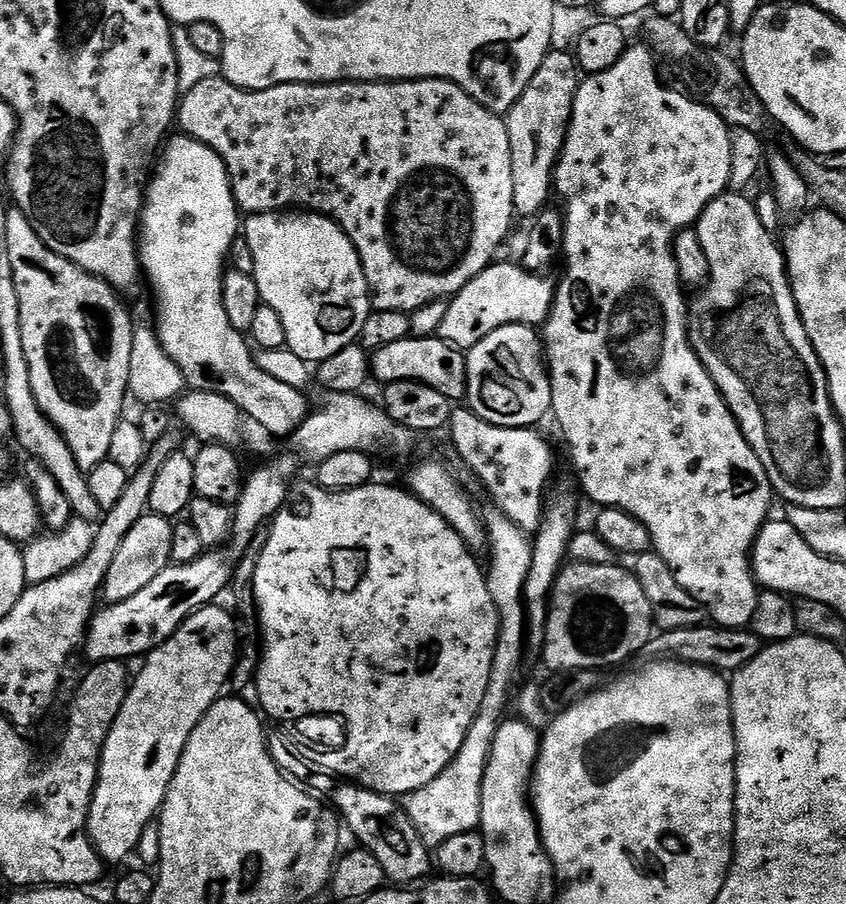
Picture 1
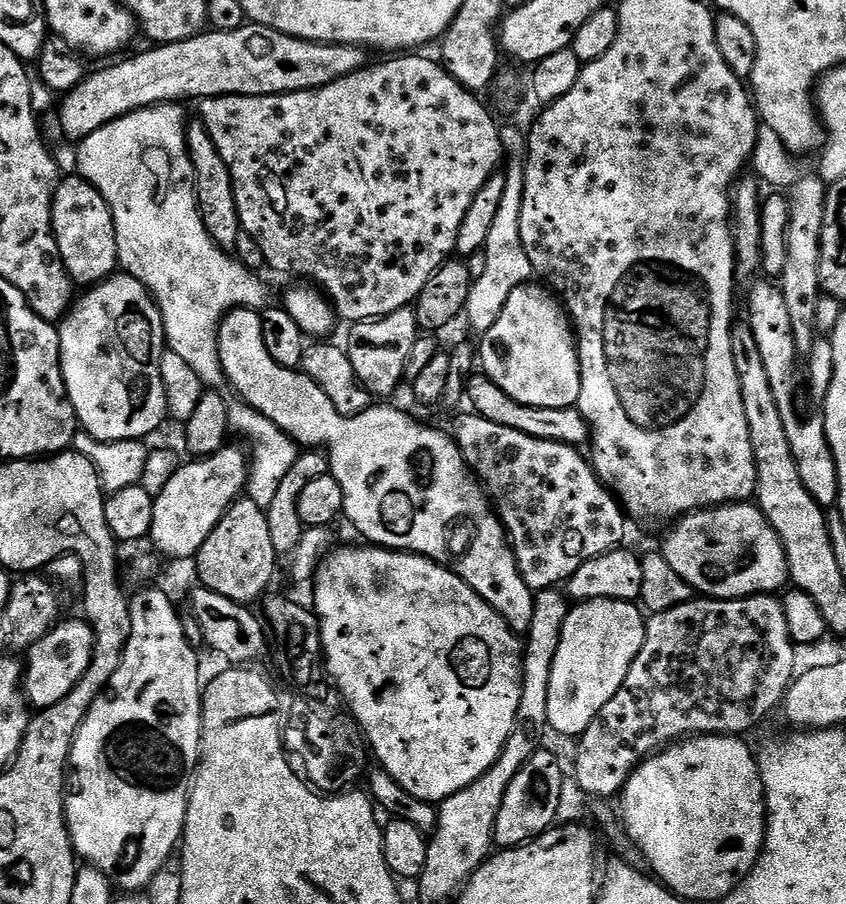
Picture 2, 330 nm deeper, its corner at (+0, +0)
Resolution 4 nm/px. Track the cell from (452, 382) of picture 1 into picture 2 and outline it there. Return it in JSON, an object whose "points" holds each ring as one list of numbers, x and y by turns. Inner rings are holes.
{"points":[[476,374,469,379,466,389,467,403,472,403,475,415,486,418,490,422,498,422,498,426,510,426,510,430,522,430,522,434,530,434,530,438,542,438,559,444,573,446,587,445,590,440,588,423,582,418,580,409,571,408,543,408,530,406,510,398,506,390,502,390,491,378,483,374]]}

